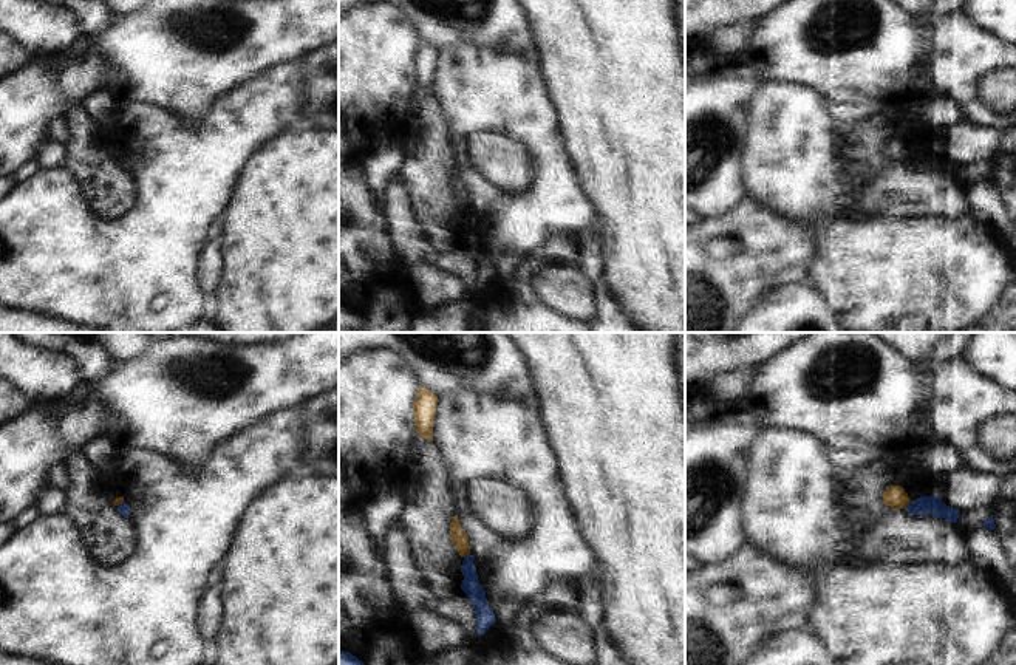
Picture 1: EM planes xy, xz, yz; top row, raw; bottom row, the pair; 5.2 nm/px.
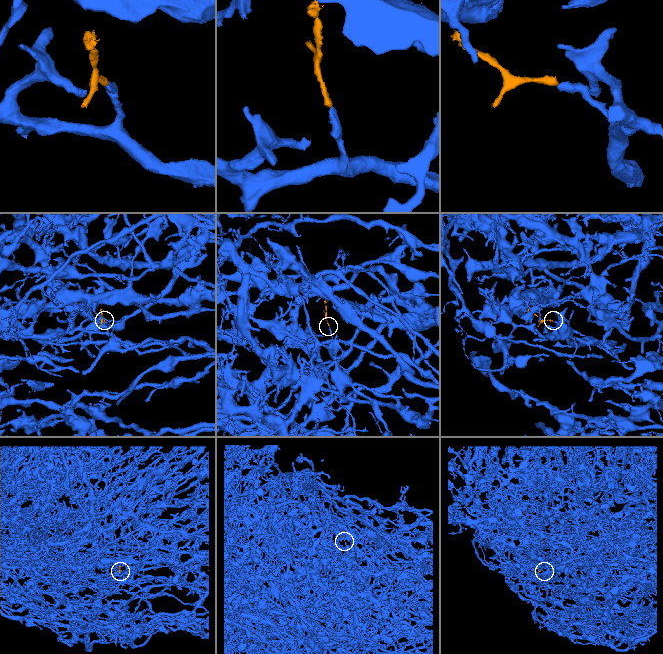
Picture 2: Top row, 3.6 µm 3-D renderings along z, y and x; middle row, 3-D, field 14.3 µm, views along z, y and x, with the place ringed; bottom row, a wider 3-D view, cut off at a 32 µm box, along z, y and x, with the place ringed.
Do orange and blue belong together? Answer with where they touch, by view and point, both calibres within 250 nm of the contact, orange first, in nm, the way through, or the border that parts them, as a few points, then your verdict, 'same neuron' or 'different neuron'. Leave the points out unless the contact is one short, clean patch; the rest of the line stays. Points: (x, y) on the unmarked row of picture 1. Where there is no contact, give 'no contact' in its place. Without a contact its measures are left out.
meets orange in yz at (906, 158); 120 nm thick on the orange side, 100 nm on the other; border along yz (911, 155), (905, 163); different neuron

